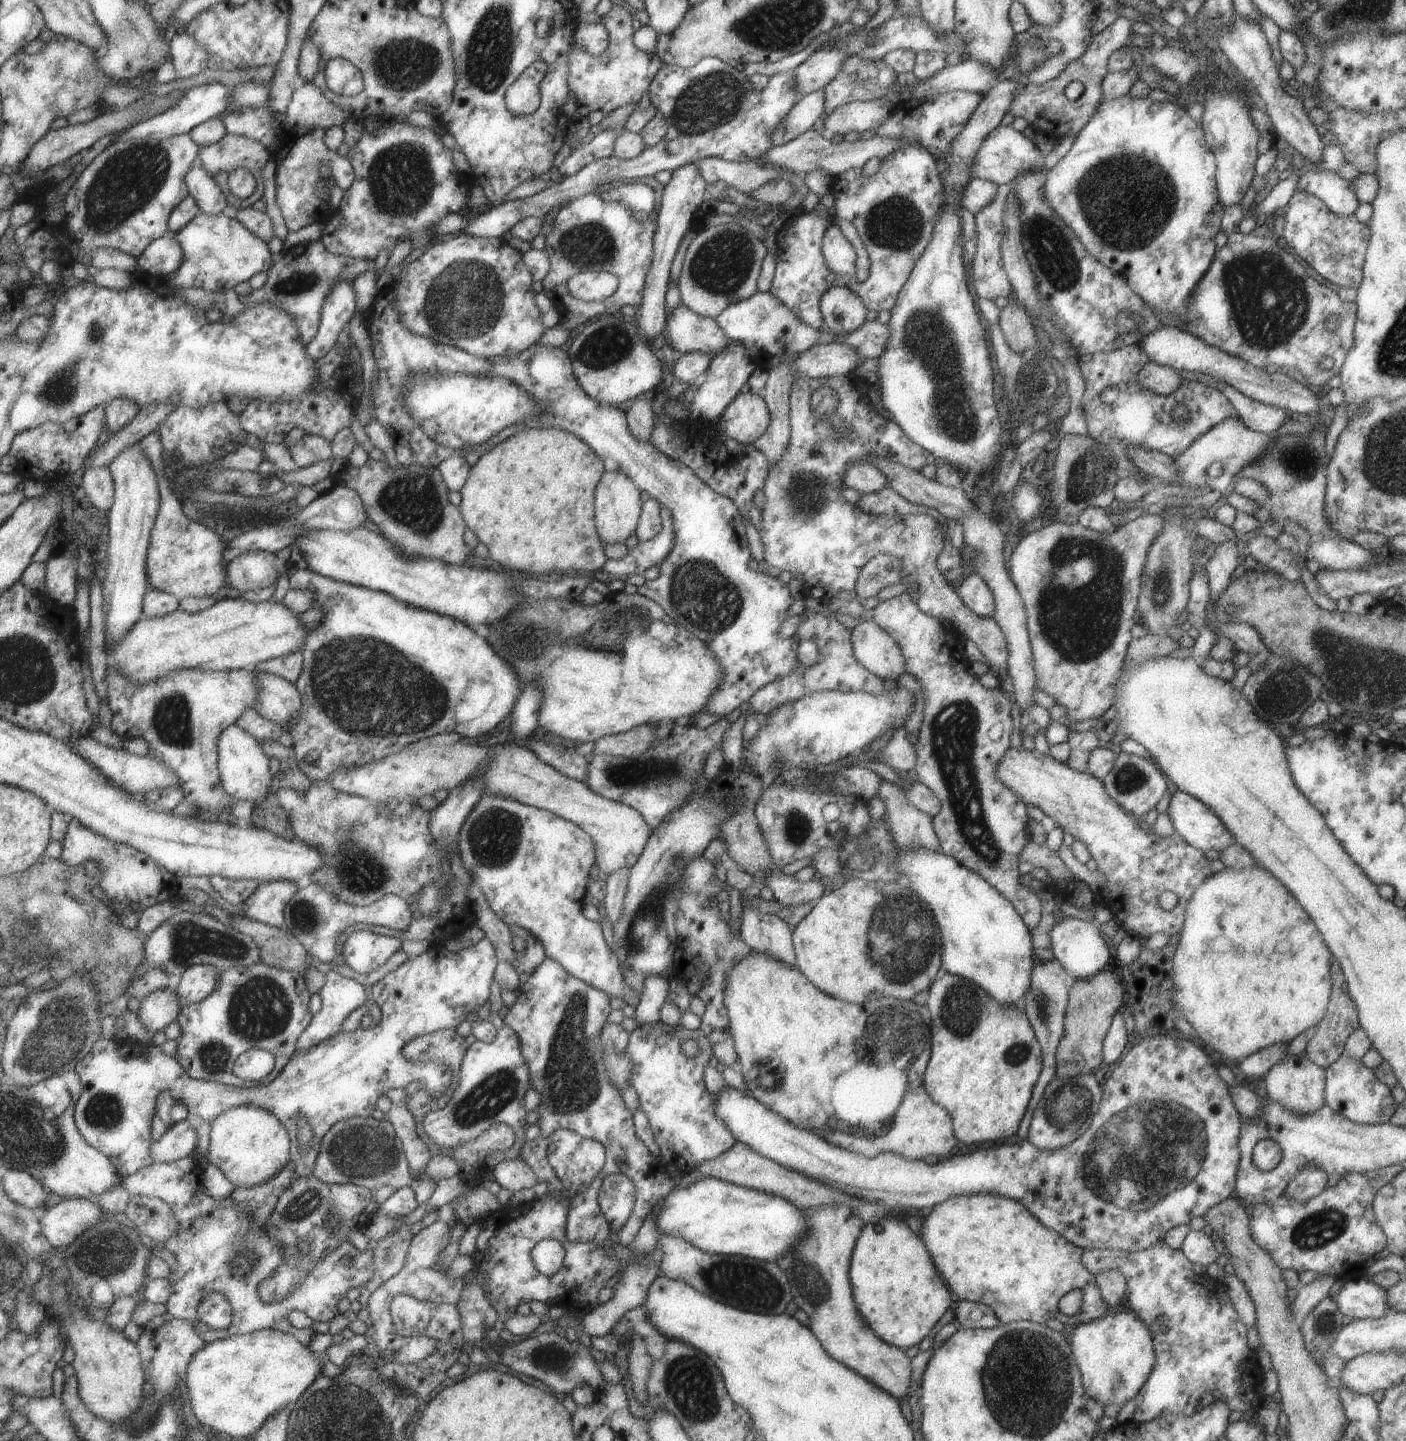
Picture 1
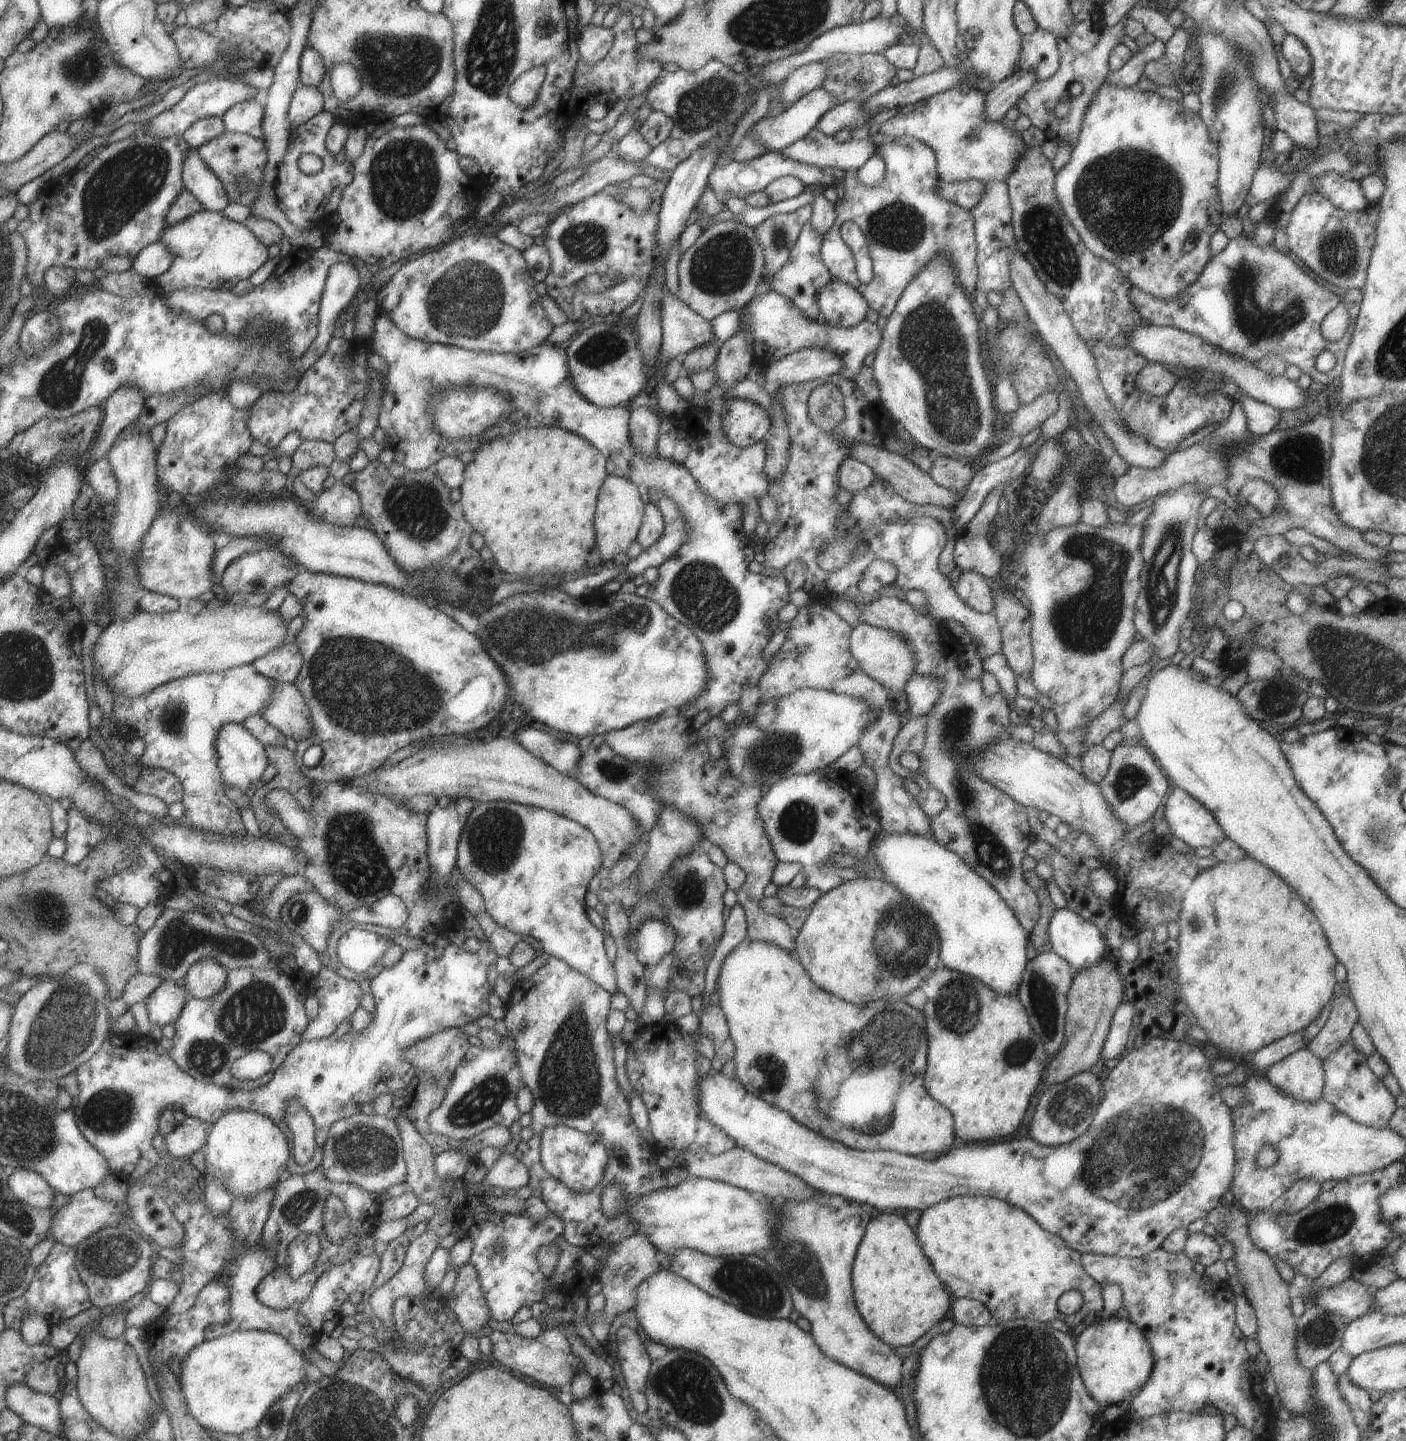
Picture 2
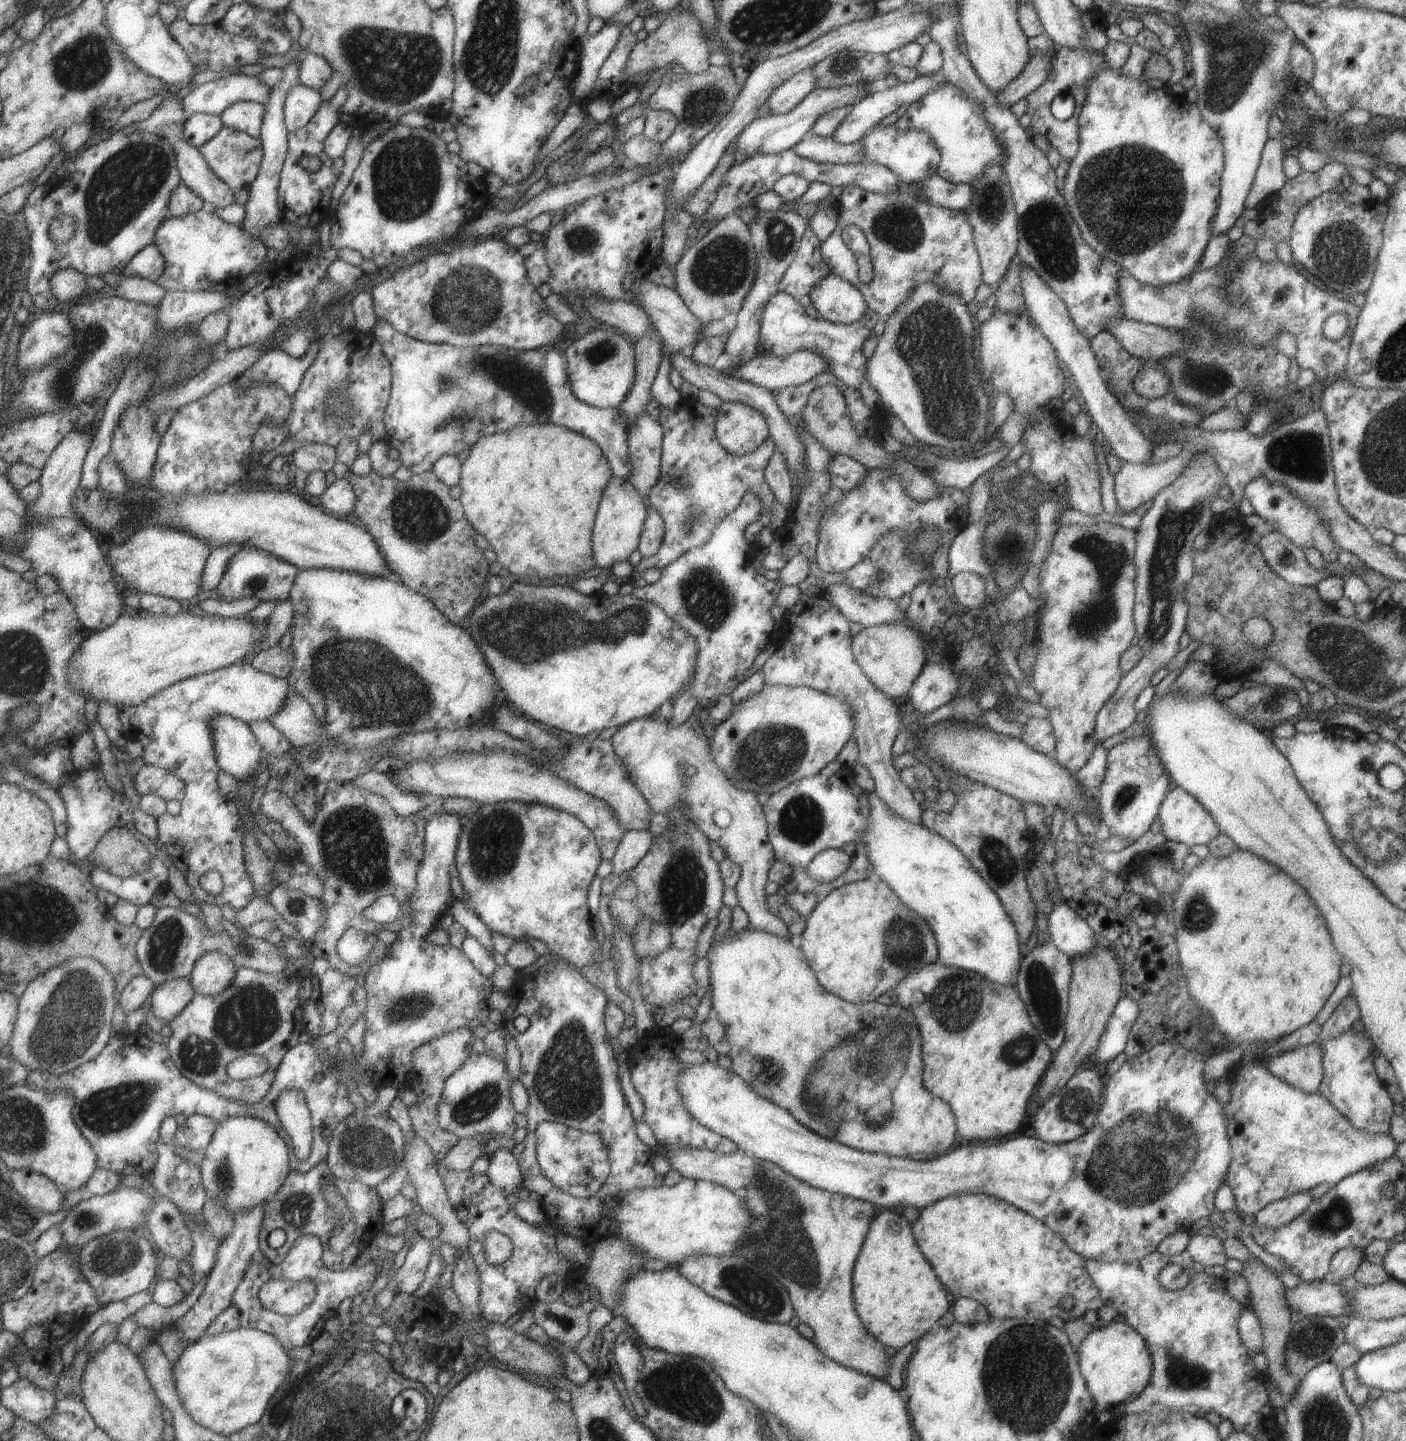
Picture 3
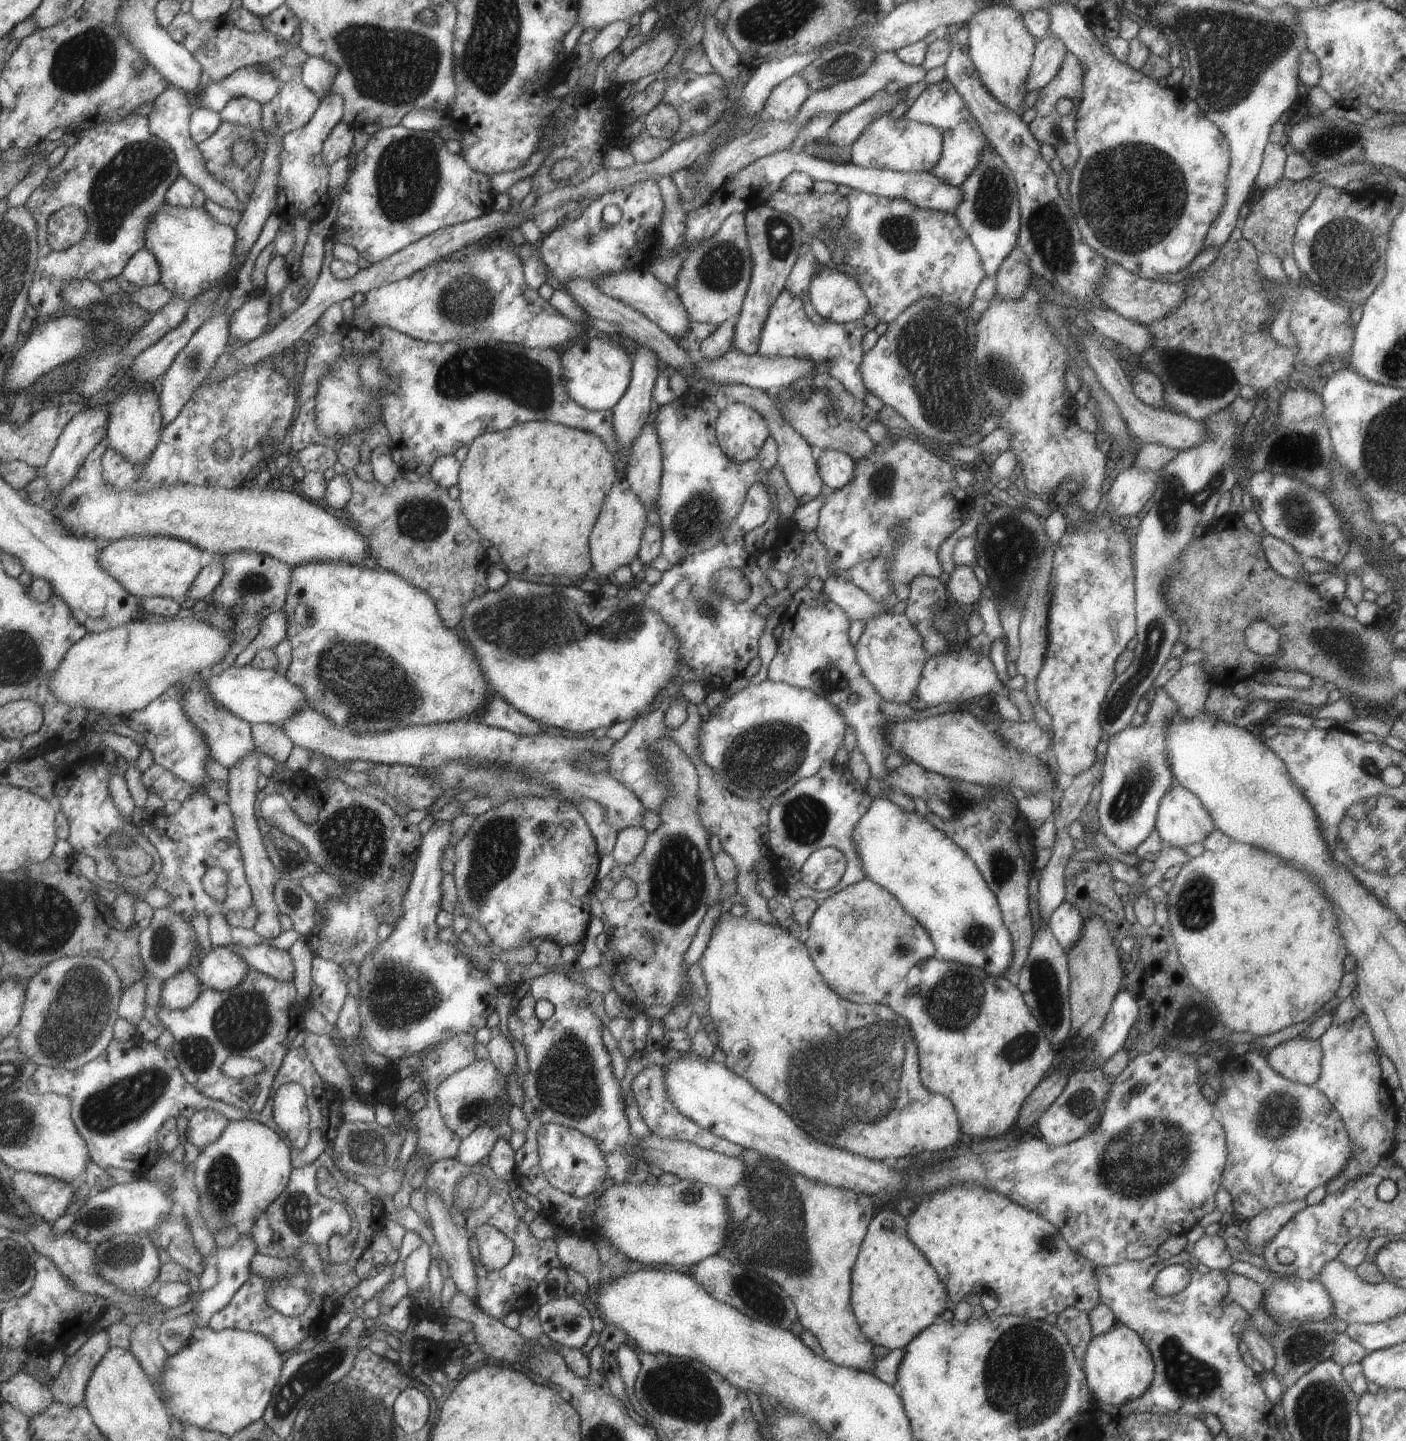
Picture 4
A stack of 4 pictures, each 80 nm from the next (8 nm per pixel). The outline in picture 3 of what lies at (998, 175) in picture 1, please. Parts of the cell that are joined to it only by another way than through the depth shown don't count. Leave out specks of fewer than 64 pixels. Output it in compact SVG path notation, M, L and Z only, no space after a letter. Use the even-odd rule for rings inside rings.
M951 82L935 86L925 96L909 104L893 126L895 130L919 130L931 136L940 155L936 174L949 183L970 184L985 172L983 168L987 168L989 164L1003 166L1003 144L995 138L995 132L983 120L980 106L969 100Z

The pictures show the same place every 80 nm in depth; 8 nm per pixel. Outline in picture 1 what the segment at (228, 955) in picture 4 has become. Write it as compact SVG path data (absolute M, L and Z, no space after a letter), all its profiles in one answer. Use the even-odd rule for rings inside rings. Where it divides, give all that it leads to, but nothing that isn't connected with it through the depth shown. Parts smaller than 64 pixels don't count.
M191 965L180 974L180 982L175 988L181 1004L191 1004L209 996L218 984L218 968L209 965Z

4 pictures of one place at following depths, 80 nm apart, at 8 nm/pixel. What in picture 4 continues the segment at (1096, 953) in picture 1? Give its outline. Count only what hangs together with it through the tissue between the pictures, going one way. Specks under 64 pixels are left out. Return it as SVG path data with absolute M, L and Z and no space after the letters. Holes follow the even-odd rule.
M1065 900L1051 913L1048 920L1055 940L1064 950L1067 950L1079 938L1083 923L1079 911L1072 903Z

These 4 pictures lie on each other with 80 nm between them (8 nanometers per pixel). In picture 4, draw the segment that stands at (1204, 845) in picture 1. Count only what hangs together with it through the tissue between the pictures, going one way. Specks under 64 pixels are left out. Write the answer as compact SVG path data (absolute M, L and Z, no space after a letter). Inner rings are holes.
M1176 783L1159 799L1154 823L1163 843L1182 849L1200 843L1215 829L1200 800Z

